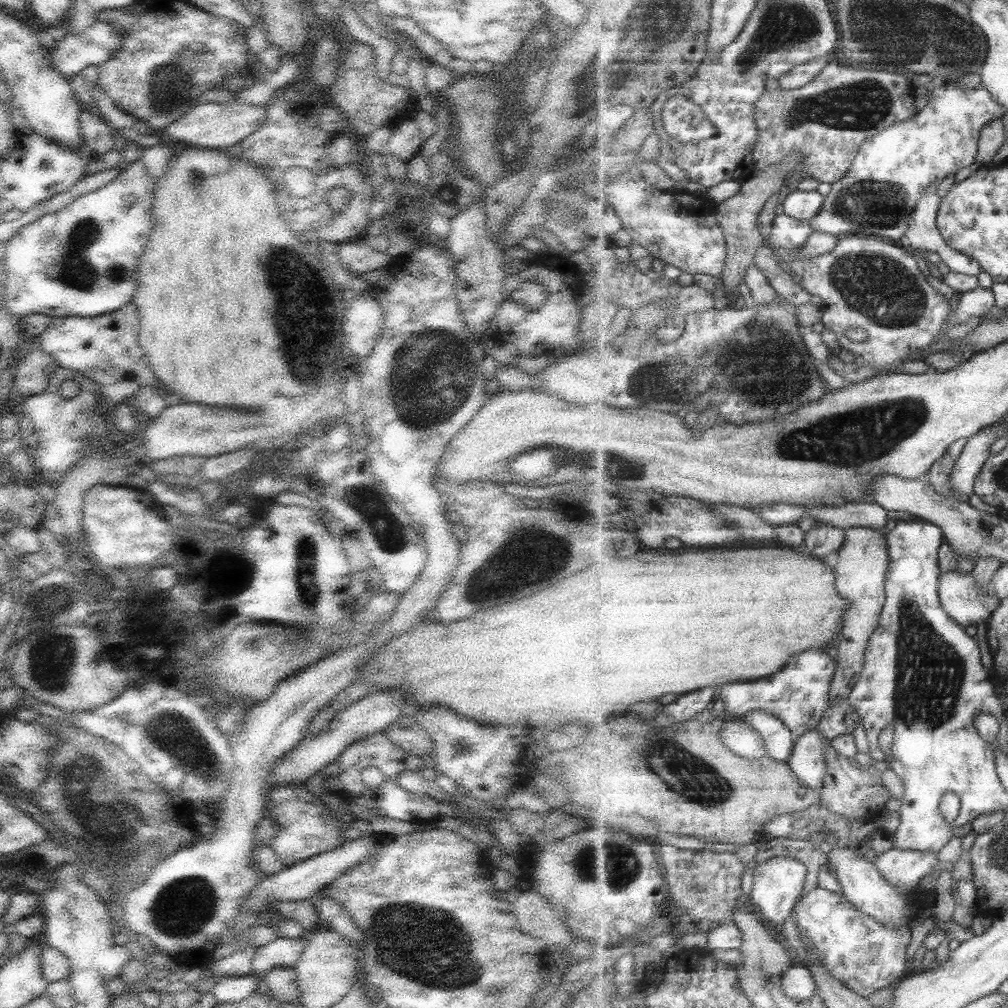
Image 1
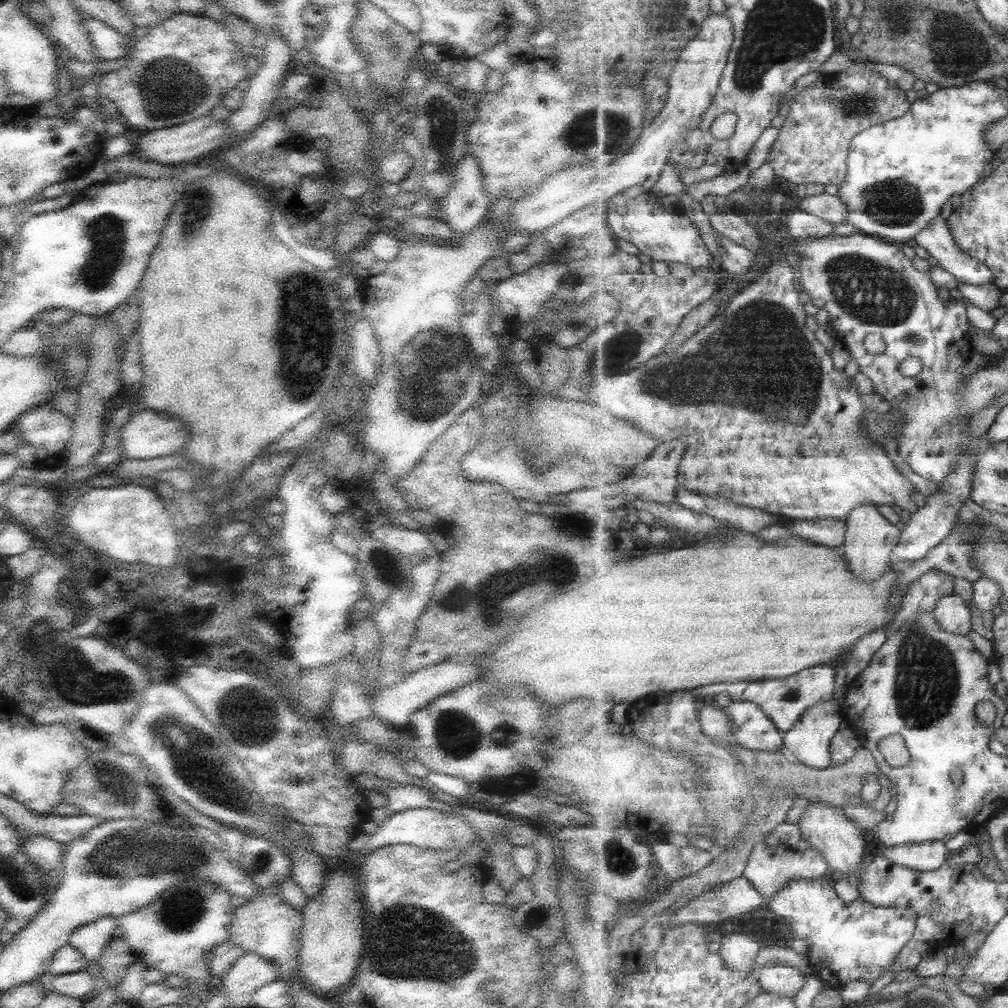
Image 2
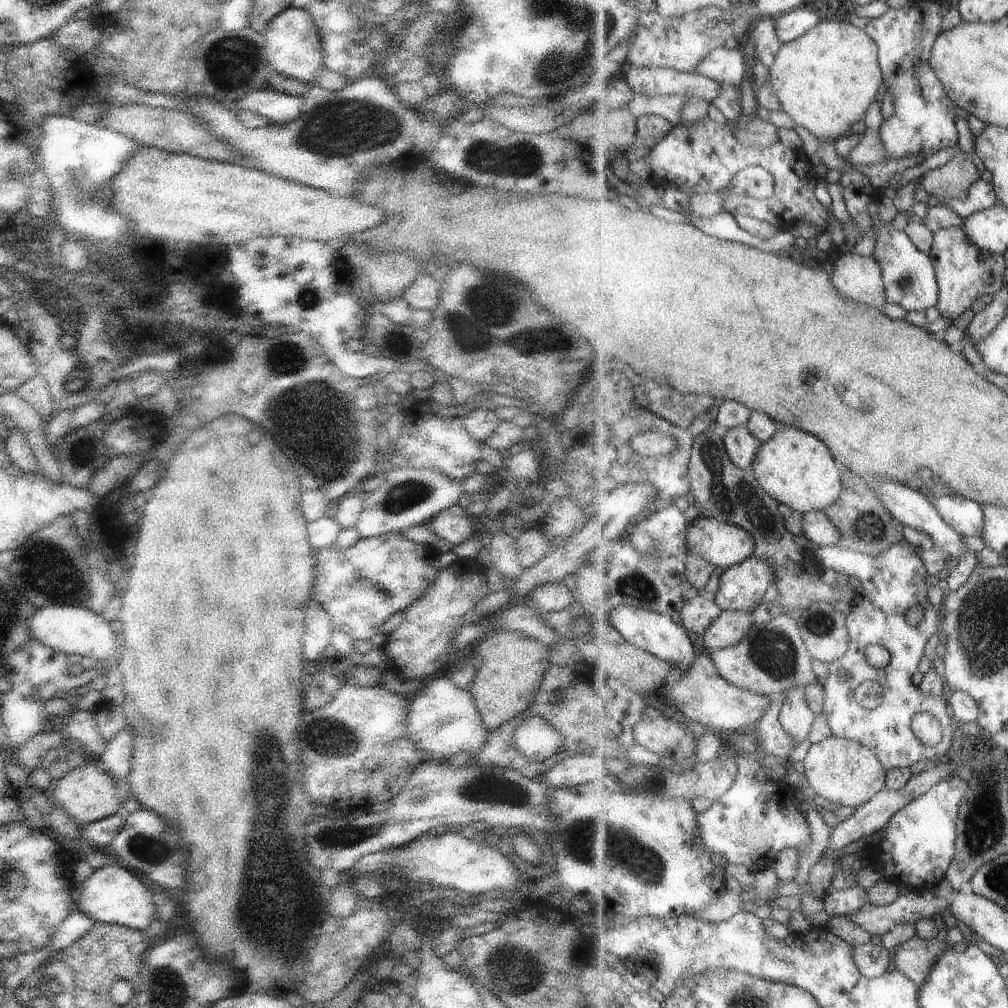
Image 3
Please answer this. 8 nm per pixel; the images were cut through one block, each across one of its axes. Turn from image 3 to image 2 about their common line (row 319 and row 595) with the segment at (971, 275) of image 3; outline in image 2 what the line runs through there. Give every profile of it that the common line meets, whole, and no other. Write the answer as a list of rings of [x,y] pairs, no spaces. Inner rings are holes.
[[[951,593],[937,601],[933,611],[945,631],[961,636],[971,632],[971,609],[961,594]]]

